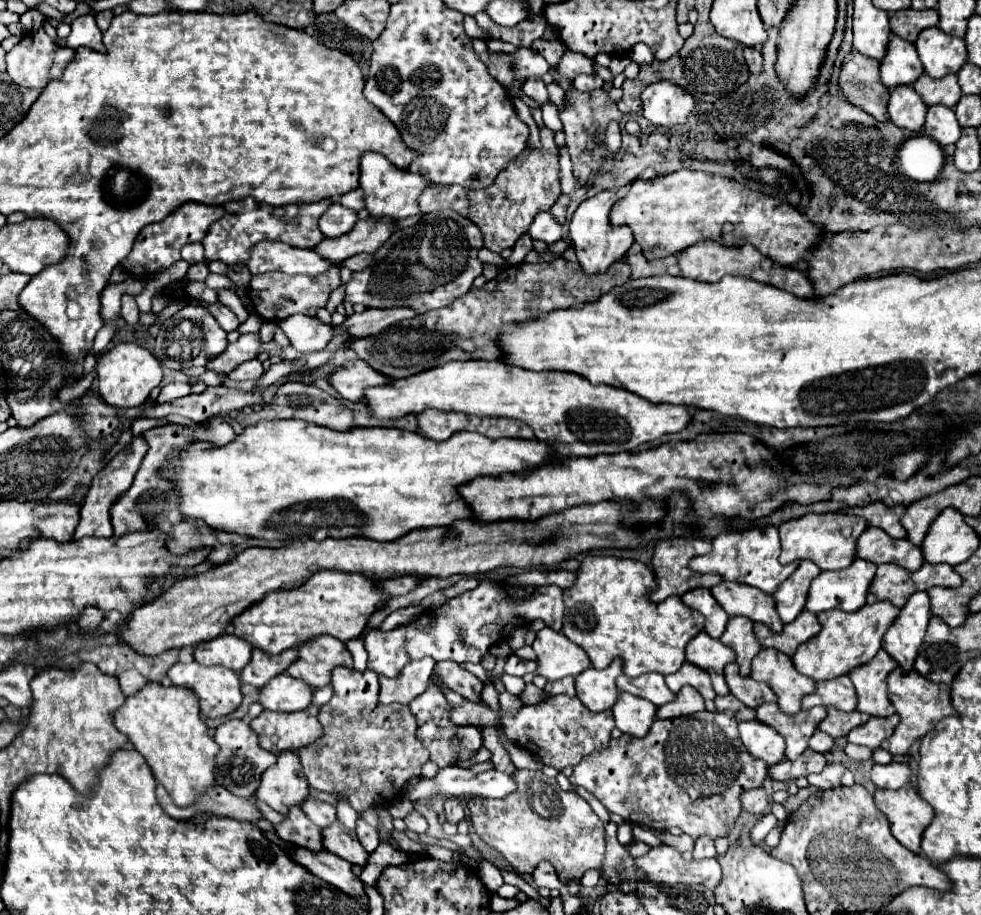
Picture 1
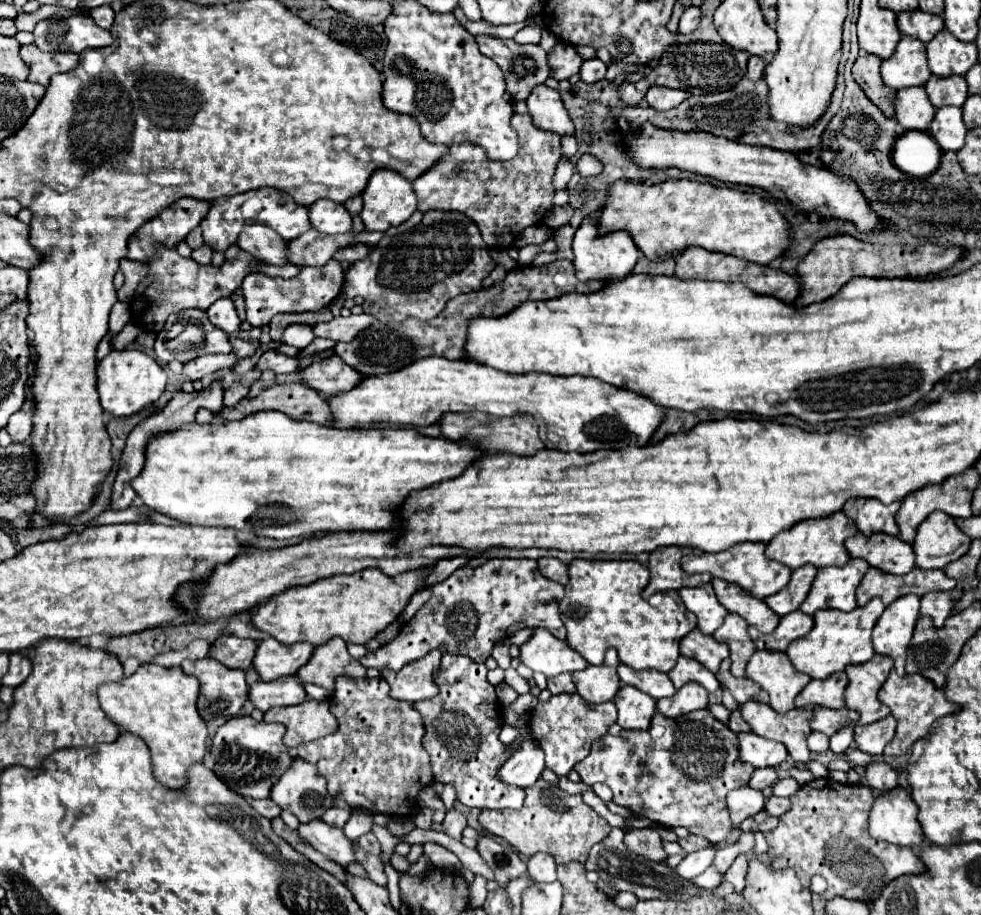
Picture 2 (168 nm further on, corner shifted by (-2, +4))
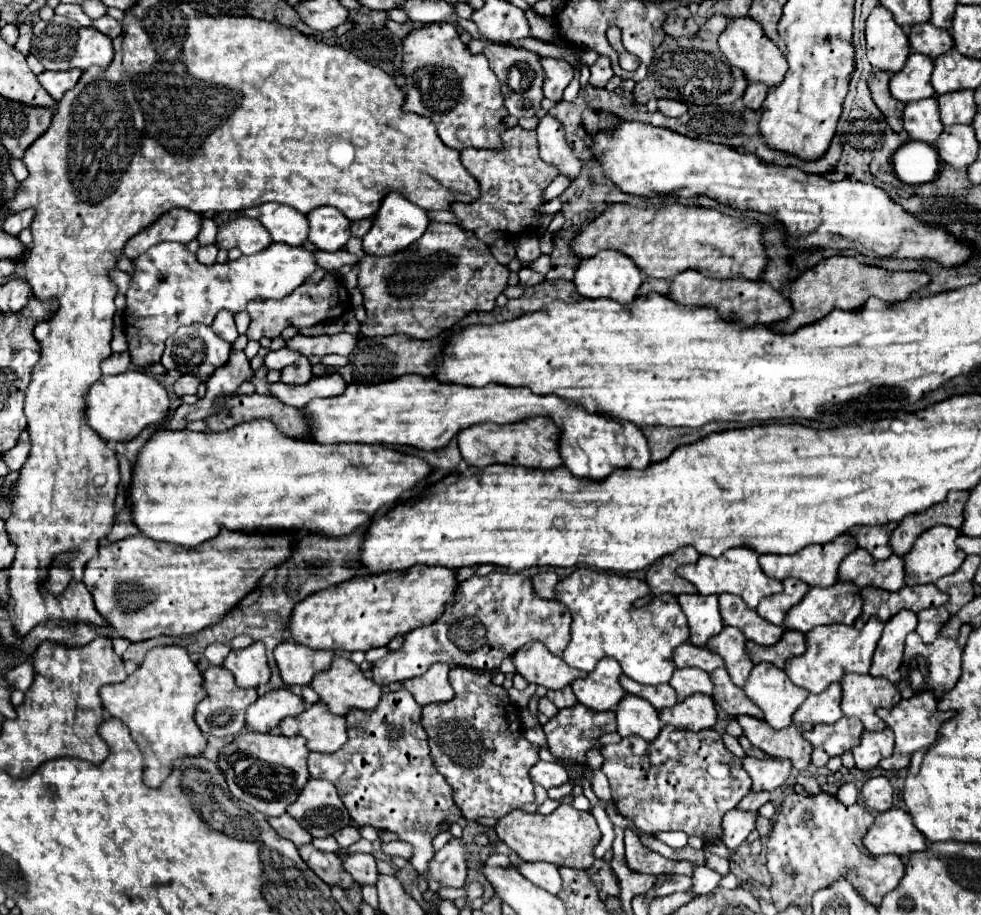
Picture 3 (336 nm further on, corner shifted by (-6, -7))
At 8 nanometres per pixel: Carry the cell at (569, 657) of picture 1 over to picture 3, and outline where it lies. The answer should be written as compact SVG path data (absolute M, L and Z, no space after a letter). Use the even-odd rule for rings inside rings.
M529 642L519 652L513 654L515 668L527 682L559 690L571 684L571 680L587 676L583 670L575 670L565 664L561 656L555 656L547 650L545 644Z

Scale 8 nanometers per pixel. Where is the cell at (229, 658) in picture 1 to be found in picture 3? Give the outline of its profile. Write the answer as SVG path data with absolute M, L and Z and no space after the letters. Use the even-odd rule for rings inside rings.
M255 642L247 648L241 650L231 650L229 656L225 658L223 666L231 670L235 676L237 686L247 688L247 686L259 686L269 680L269 666L267 666L267 656L265 656L265 646L261 642Z

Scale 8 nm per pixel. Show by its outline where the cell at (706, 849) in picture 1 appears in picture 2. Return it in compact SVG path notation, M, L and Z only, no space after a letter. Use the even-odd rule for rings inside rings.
M701 849L701 851L695 851L695 853L689 853L677 867L675 867L675 873L679 873L679 877L683 879L693 879L695 875L701 875L713 861L713 855L715 855L715 849Z

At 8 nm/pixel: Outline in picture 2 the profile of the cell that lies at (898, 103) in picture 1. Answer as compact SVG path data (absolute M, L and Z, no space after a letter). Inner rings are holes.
M907 87L897 91L895 117L905 131L927 131L937 109L931 105L925 87Z

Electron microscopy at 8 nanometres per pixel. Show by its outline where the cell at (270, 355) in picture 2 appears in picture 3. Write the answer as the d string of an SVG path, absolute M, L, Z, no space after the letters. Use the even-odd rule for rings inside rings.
M301 356L295 364L281 370L281 382L285 384L305 384L311 380L311 376L313 376L311 364L305 356Z

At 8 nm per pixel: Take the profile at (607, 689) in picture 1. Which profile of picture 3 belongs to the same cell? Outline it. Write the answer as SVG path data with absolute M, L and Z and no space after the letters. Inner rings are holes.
M603 658L587 678L575 680L571 684L577 700L595 712L615 710L623 698L623 688L619 684L621 666L615 658Z

